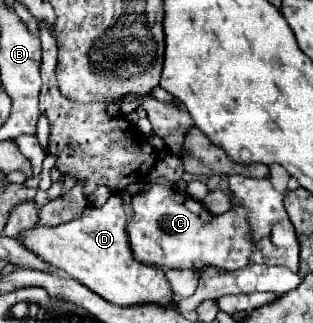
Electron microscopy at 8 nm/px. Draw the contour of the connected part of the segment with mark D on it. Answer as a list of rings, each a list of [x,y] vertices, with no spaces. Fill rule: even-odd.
[[[111,195],[109,201],[97,209],[97,207],[85,207],[83,215],[57,225],[57,227],[33,227],[21,233],[21,241],[25,243],[27,249],[31,249],[33,253],[37,253],[45,263],[65,271],[71,279],[83,283],[85,287],[89,287],[91,291],[95,291],[97,295],[101,295],[103,299],[107,299],[109,303],[121,305],[121,307],[131,307],[131,305],[145,305],[145,303],[153,303],[153,305],[161,305],[161,307],[173,307],[177,303],[177,297],[163,273],[163,269],[157,267],[149,267],[143,263],[137,263],[131,255],[129,249],[129,241],[125,235],[125,225],[127,225],[127,217],[123,211],[123,203],[119,195]]]

